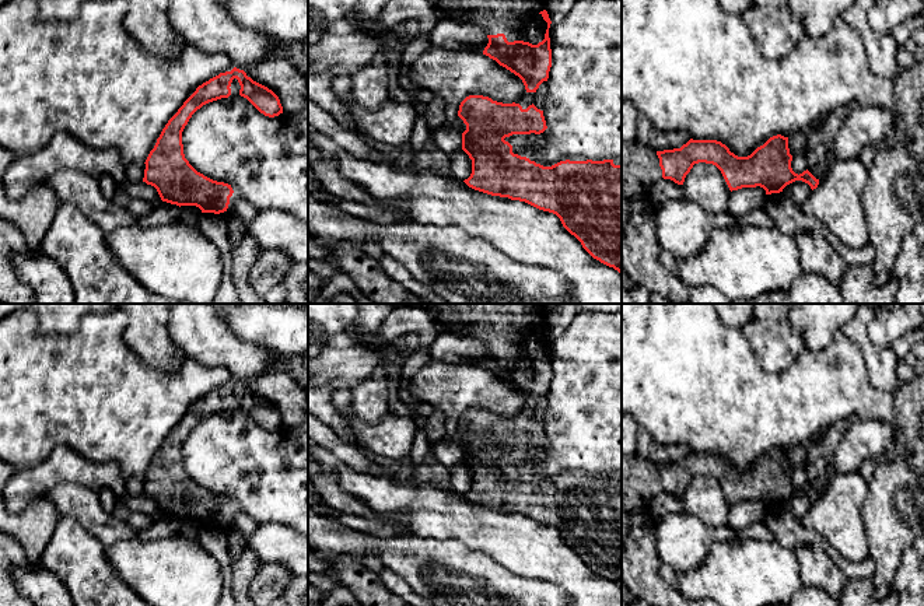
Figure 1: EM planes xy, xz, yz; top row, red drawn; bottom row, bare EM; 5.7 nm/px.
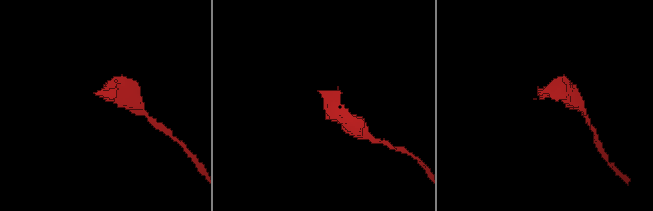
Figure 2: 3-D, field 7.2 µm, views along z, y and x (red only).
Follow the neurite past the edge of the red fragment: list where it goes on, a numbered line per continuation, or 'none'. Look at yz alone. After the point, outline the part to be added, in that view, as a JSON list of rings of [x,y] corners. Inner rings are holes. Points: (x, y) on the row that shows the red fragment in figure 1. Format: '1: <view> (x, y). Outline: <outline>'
1: yz (640, 165). Outline: [[[622,141],[622,196],[650,202],[651,189],[662,179],[657,150],[637,141]]]

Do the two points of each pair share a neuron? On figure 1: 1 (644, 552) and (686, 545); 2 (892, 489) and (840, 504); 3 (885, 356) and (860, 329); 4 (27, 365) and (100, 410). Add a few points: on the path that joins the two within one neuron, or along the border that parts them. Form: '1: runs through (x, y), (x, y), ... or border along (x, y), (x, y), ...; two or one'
1: border along (653, 525), (654, 552), (661, 563); two
2: border along (868, 482), (861, 508), (865, 531); two
3: runs through (877, 354), (860, 337); one
4: runs through (45, 384), (51, 389), (79, 389), (81, 392); one

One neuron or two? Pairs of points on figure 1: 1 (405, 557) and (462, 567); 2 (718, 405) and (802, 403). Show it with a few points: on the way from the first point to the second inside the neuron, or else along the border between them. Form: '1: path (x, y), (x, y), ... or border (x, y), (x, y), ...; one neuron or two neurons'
1: path (419, 561), (429, 567), (448, 567); one neuron
2: path (739, 405), (781, 405); one neuron

